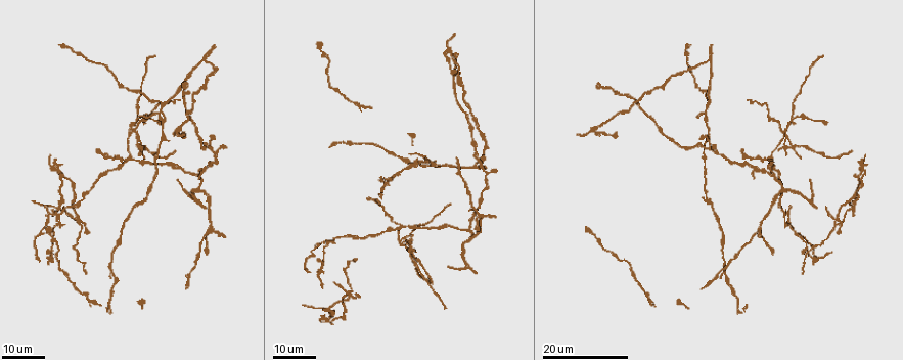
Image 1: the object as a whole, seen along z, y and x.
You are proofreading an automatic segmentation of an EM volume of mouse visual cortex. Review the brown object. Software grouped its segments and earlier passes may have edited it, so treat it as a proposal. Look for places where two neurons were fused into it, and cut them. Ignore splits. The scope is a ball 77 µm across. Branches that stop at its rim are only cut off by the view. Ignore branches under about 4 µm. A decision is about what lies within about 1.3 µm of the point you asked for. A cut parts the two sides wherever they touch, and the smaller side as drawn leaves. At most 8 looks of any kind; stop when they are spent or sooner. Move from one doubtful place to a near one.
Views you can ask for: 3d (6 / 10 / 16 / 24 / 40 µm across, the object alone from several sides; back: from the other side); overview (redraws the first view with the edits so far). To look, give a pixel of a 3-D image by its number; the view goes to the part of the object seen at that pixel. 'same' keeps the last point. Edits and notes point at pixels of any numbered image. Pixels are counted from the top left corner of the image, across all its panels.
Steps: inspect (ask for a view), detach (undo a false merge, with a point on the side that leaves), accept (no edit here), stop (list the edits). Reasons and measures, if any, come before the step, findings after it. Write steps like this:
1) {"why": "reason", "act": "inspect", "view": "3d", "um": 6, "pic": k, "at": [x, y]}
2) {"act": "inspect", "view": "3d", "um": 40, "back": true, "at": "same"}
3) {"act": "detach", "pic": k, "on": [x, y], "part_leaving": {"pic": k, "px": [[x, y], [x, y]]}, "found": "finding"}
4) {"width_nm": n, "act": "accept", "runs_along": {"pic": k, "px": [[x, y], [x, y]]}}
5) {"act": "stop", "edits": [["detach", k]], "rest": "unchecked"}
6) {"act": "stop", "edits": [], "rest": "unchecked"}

{"why": "looks like a crossing", "act": "inspect", "view": "3d", "um": 24, "pic": 1, "at": [784, 217]}

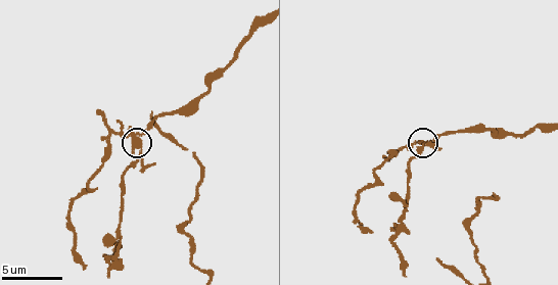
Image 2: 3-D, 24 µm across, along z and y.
{"why": "closer look", "act": "inspect", "view": "3d", "um": 6, "pic": 2, "at": [134, 140]}

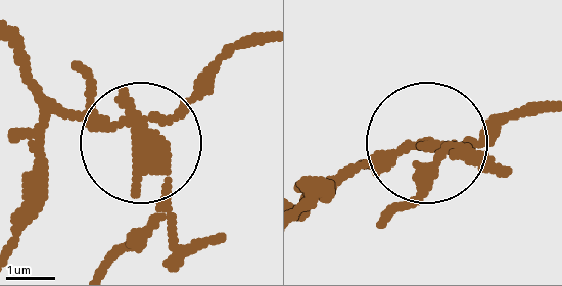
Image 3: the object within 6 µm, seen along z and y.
{"arms": 4, "act": "detach", "pic": 3, "on": [72, 117], "found": "a second neuron is stuck on"}

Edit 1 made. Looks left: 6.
{"why": "redraw", "act": "inspect", "view": "overview"}

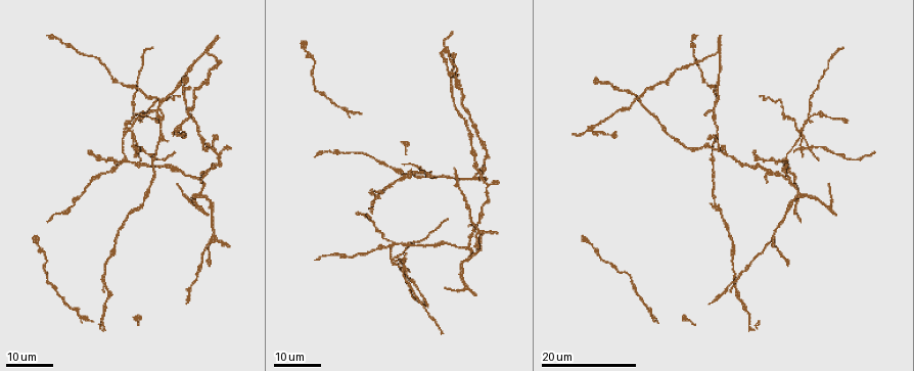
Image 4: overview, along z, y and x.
{"why": "four-way junction", "act": "inspect", "view": "3d", "um": 16, "pic": 4, "at": [124, 159]}

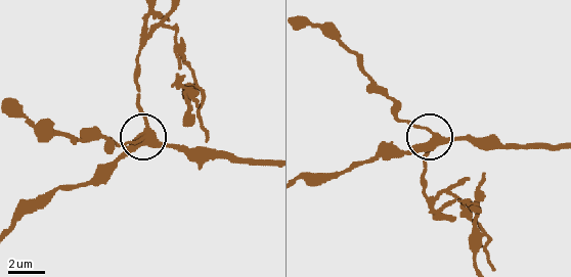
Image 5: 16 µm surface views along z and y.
{"act": "inspect", "view": "3d", "um": 6, "pic": 5, "at": [433, 144]}

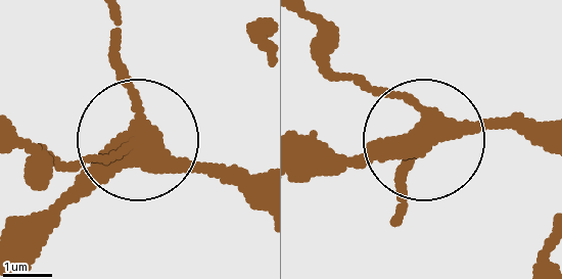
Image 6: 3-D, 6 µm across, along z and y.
{"side_arm_um": 24, "act": "accept", "runs_along": {"pic": 6, "px": [[542, 134], [445, 122], [338, 158]]}, "found": "continuous, no second neuron"}

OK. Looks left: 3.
{"why": "four arms meet", "act": "inspect", "view": "3d", "um": 24, "pic": 4, "at": [809, 116]}

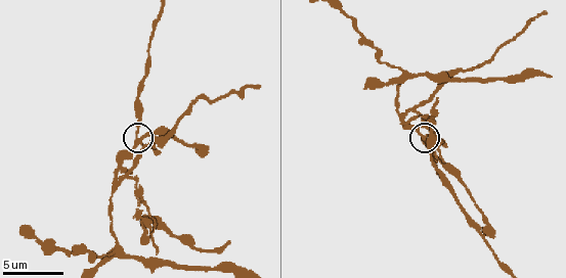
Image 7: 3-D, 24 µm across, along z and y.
{"act": "inspect", "view": "3d", "um": 10, "pic": 7, "at": [426, 141]}

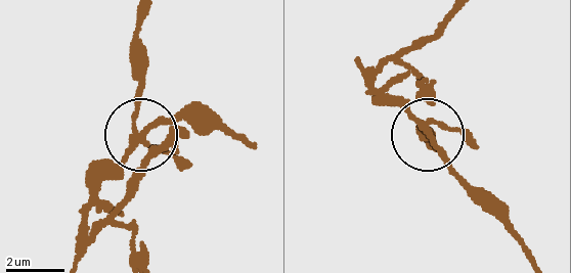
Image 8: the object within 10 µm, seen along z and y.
{"act": "inspect", "view": "3d", "um": 6, "pic": 8, "at": [429, 132]}

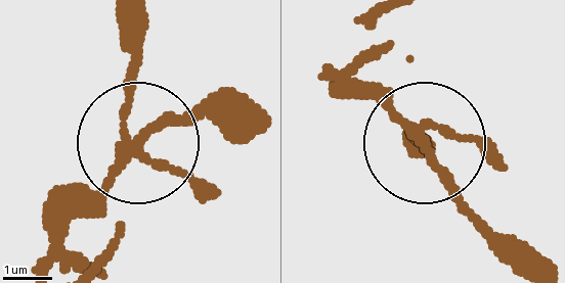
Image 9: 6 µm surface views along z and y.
{"arms": 4, "act": "accept", "runs_along": {"pic": 9, "px": [[48, 268], [64, 219], [155, 130], [208, 122]]}, "found": "continuous, no second neuron"}

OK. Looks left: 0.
{"act": "stop", "edits": [["detach", 3]], "rest": "unchecked"}

